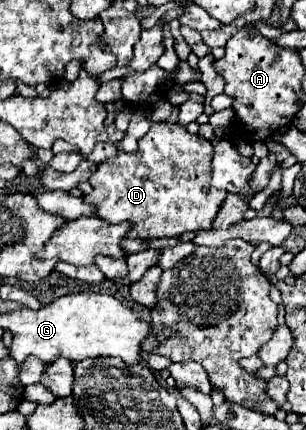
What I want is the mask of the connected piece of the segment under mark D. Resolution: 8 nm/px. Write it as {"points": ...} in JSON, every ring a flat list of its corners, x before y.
{"points":[[170,122,152,124,148,134,138,142,140,148,134,154,118,152,116,158,104,160,96,174,92,174,92,194,84,196,86,202,98,206,98,216,112,222,132,222,134,228,128,232,128,238,164,238,164,236,180,236,184,232,198,232,198,230,212,230,212,222,228,196,224,190,212,188,212,154,214,146,210,140,190,134,186,128,180,128]]}

